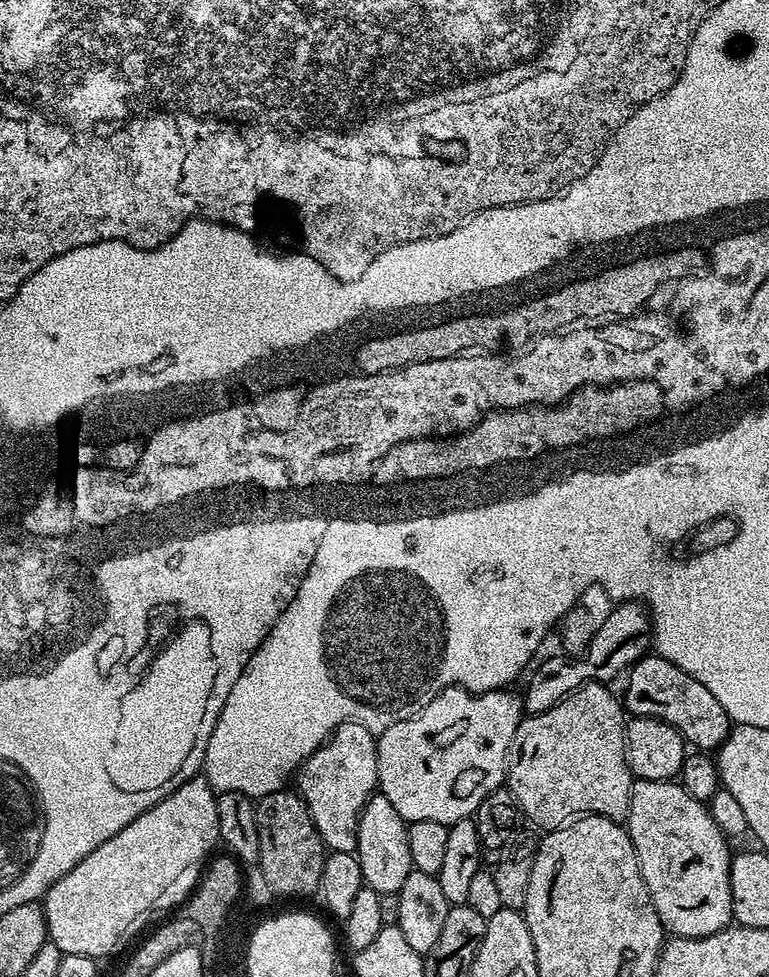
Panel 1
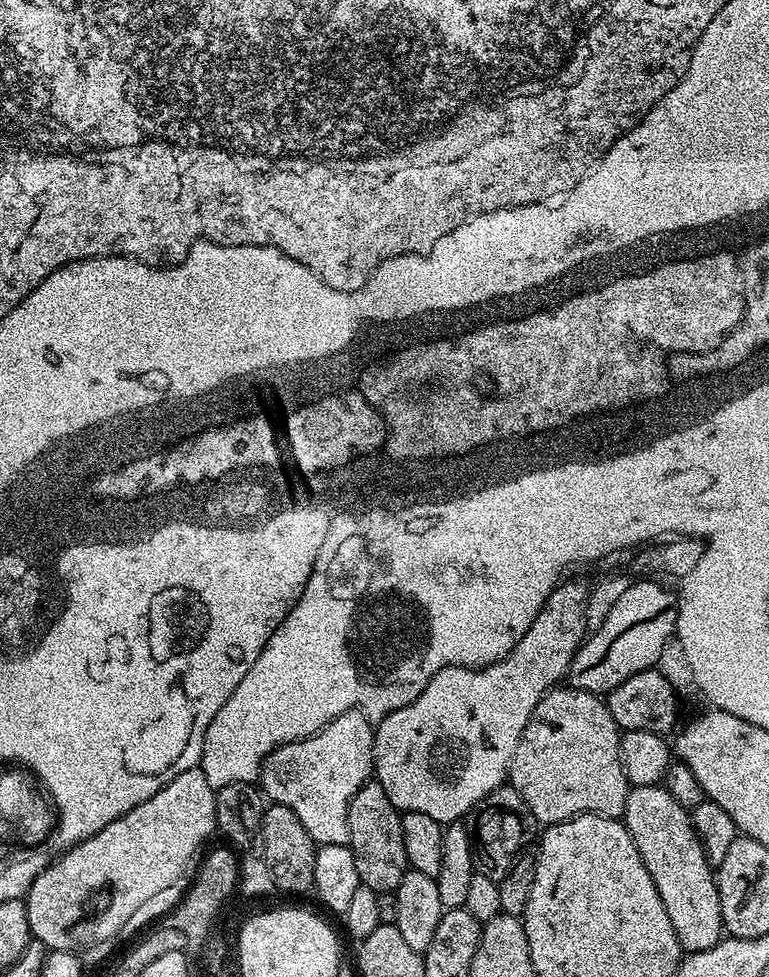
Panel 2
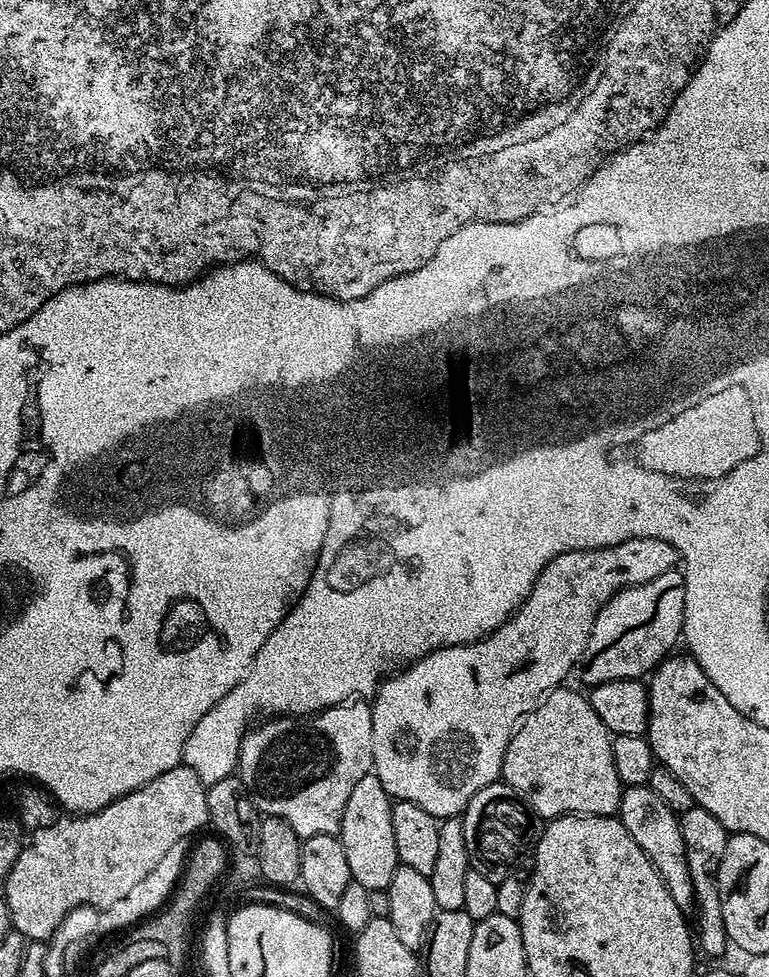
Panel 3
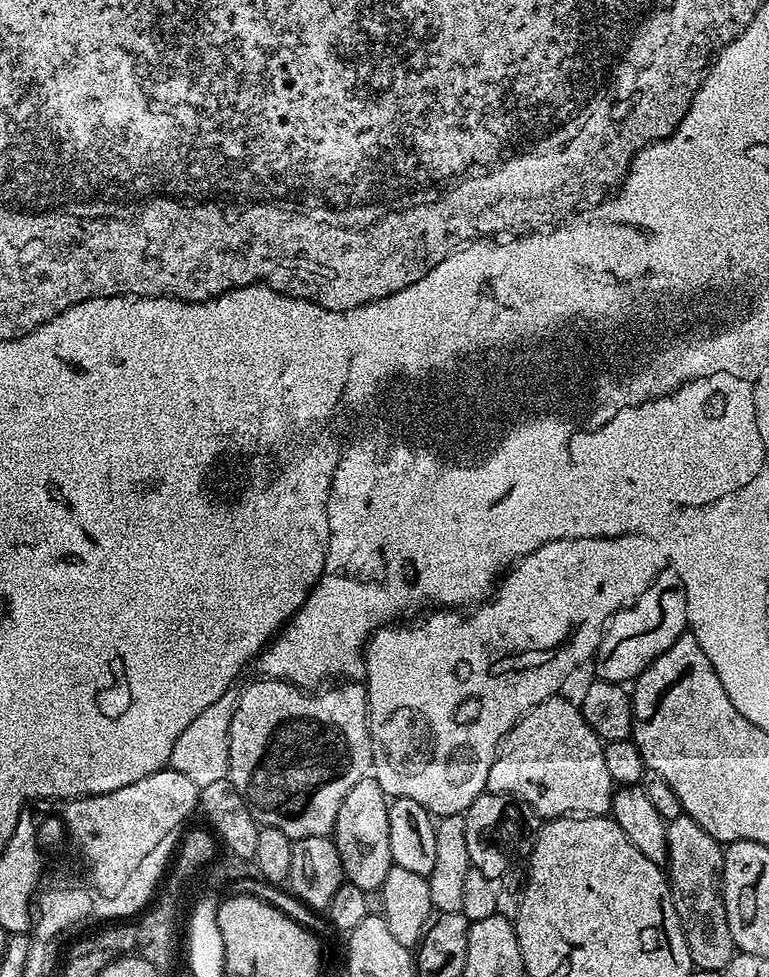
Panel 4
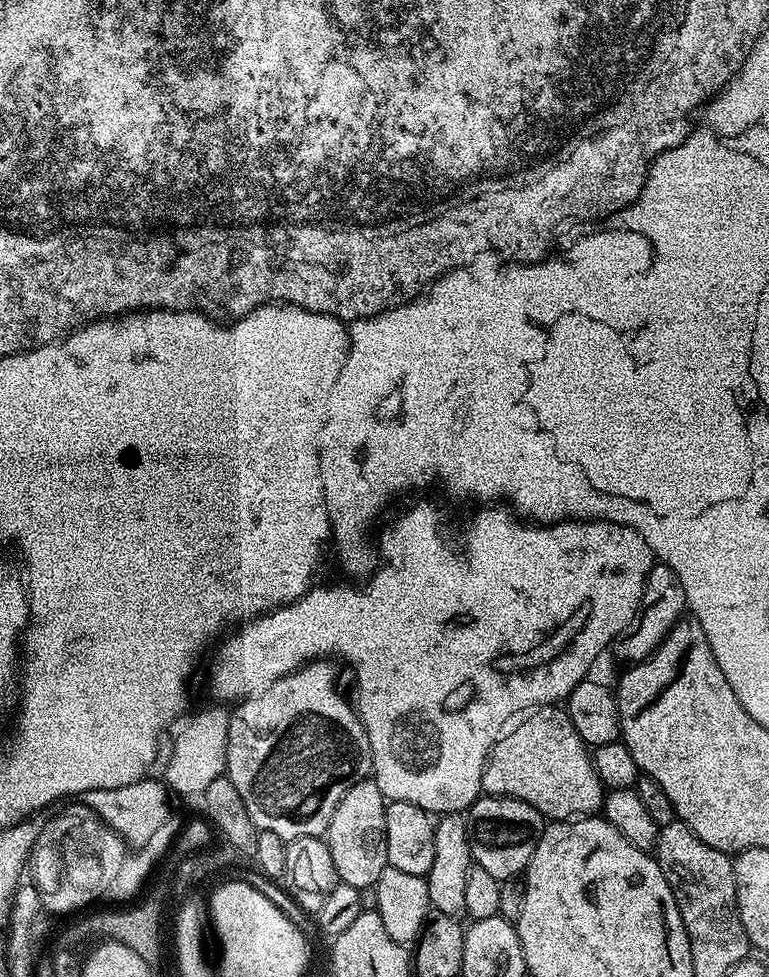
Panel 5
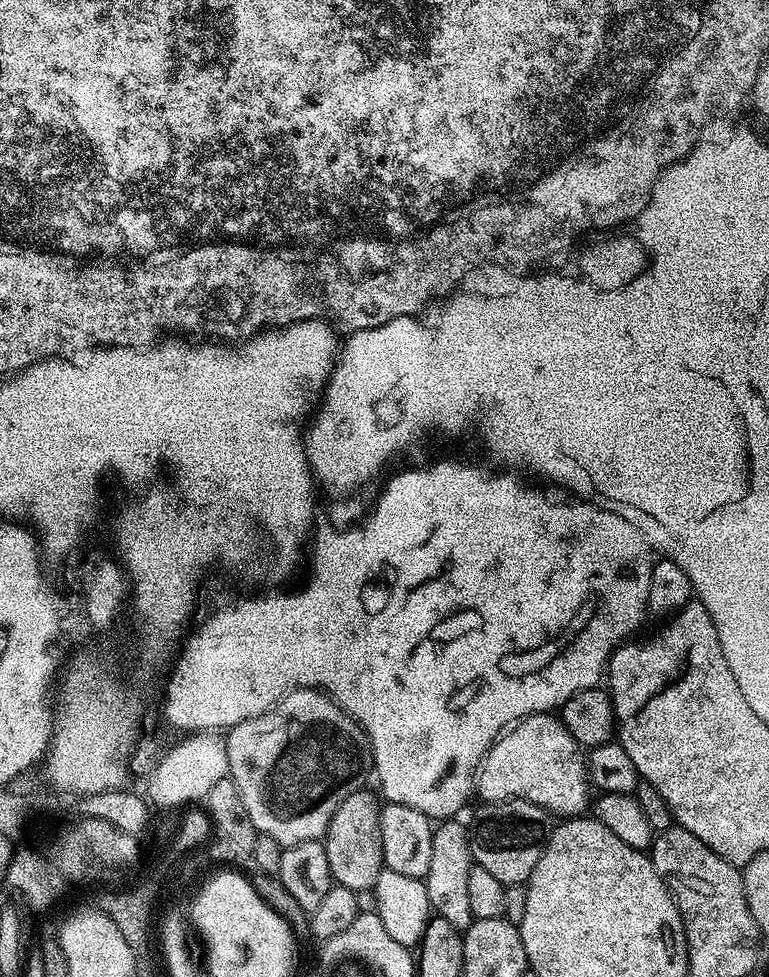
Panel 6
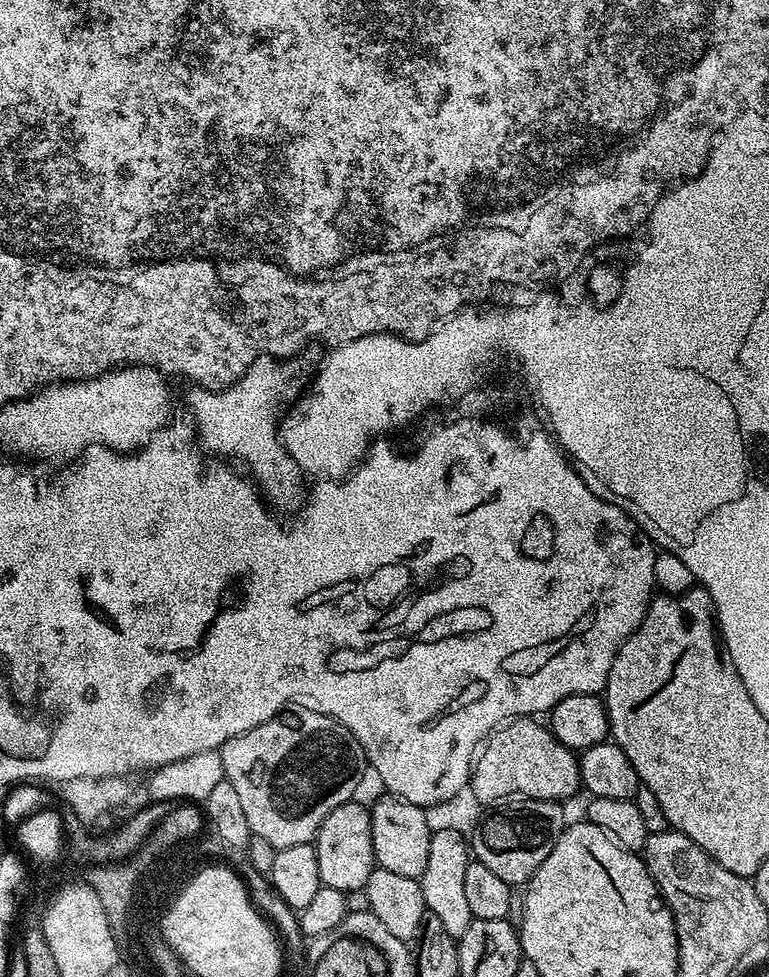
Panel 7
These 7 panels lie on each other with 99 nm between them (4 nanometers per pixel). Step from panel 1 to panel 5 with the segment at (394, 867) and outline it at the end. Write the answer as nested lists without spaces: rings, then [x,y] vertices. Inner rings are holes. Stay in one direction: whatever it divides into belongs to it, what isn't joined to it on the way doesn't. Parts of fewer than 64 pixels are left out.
[[[369,778],[350,786],[342,794],[342,802],[330,818],[326,843],[330,858],[334,858],[334,870],[339,883],[362,888],[375,884],[384,868],[389,867],[386,854],[386,810],[388,804],[382,790],[378,790],[375,779]]]

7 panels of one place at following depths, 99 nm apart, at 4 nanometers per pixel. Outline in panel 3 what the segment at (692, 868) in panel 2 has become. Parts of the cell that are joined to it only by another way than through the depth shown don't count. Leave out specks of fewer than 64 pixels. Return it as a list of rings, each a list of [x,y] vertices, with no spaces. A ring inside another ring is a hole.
[[[633,784],[621,791],[618,819],[622,822],[622,826],[626,826],[630,838],[638,842],[646,858],[650,858],[662,882],[666,882],[666,890],[670,890],[670,898],[674,898],[674,902],[678,902],[680,908],[691,909],[696,895],[684,857],[684,843],[677,813],[672,812],[670,806],[666,806],[666,802],[662,802],[662,798],[658,798],[658,794],[654,794],[652,788],[642,784]]]

